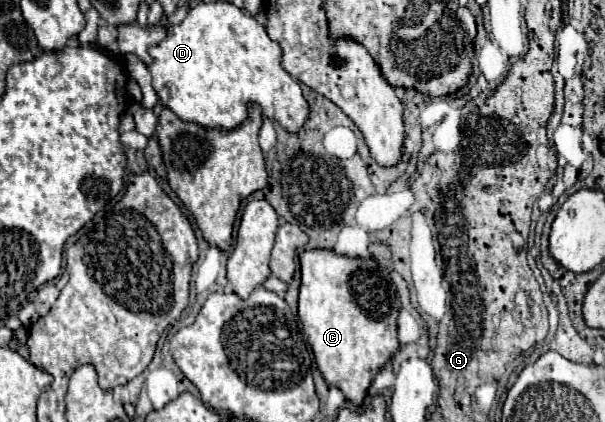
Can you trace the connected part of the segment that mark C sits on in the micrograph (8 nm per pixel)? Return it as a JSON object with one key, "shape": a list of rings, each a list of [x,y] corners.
{"shape":[[[322,249],[304,251],[300,255],[300,267],[302,267],[302,285],[300,285],[298,317],[302,321],[302,329],[308,337],[308,343],[314,351],[318,371],[322,373],[324,381],[328,385],[338,387],[348,401],[352,401],[354,405],[362,405],[376,373],[400,349],[396,337],[396,319],[400,311],[400,301],[396,299],[394,287],[388,281],[388,271],[384,271],[374,259],[362,259],[362,257],[352,259]]]}

